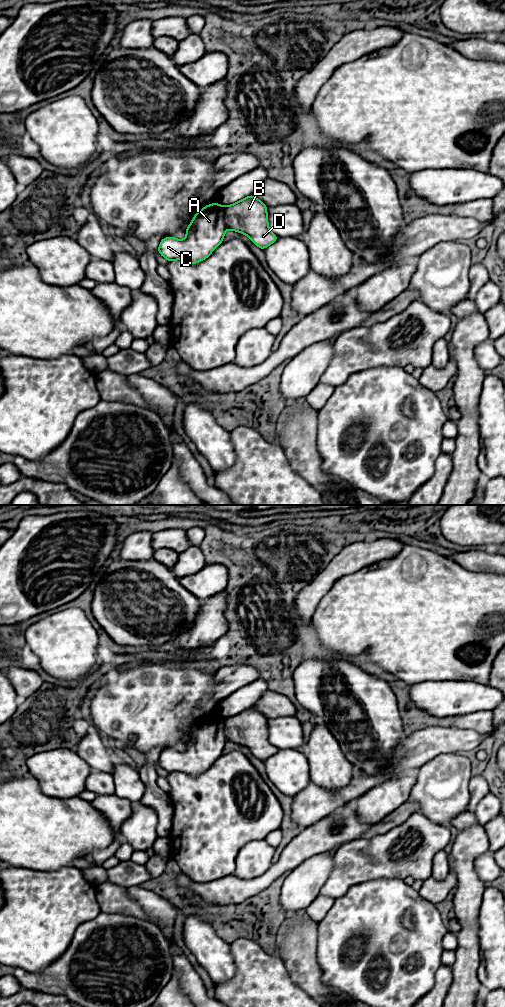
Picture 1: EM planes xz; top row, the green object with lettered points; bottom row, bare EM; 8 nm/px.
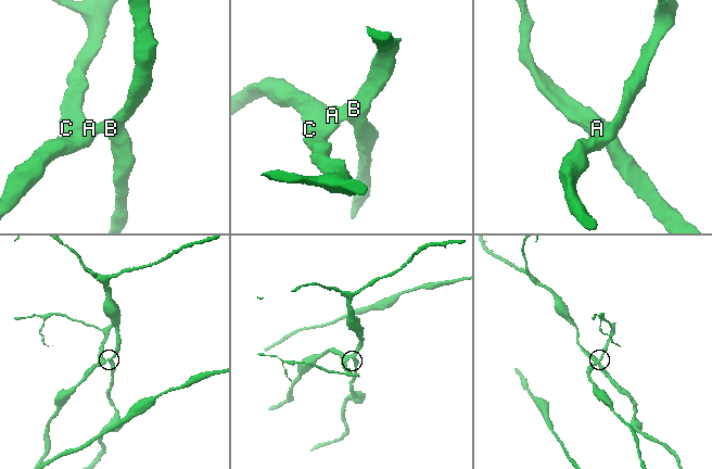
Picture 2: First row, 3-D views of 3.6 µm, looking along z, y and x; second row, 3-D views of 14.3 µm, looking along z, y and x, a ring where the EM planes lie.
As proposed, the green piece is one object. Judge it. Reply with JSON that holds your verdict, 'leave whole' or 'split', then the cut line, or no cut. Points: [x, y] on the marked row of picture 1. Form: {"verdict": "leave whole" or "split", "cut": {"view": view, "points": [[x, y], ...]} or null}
{"verdict": "split", "cut": {"view": "xz", "points": [[223, 207], [223, 220], [227, 228]]}}

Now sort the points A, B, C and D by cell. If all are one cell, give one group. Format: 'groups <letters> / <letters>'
groups A C / B D

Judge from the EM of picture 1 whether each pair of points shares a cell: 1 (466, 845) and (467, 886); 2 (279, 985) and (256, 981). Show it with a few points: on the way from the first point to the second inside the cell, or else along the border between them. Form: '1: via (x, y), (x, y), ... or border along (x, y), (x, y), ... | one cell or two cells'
1: via (466, 855), (466, 876) | one cell
2: via (273, 985), (262, 985) | one cell

